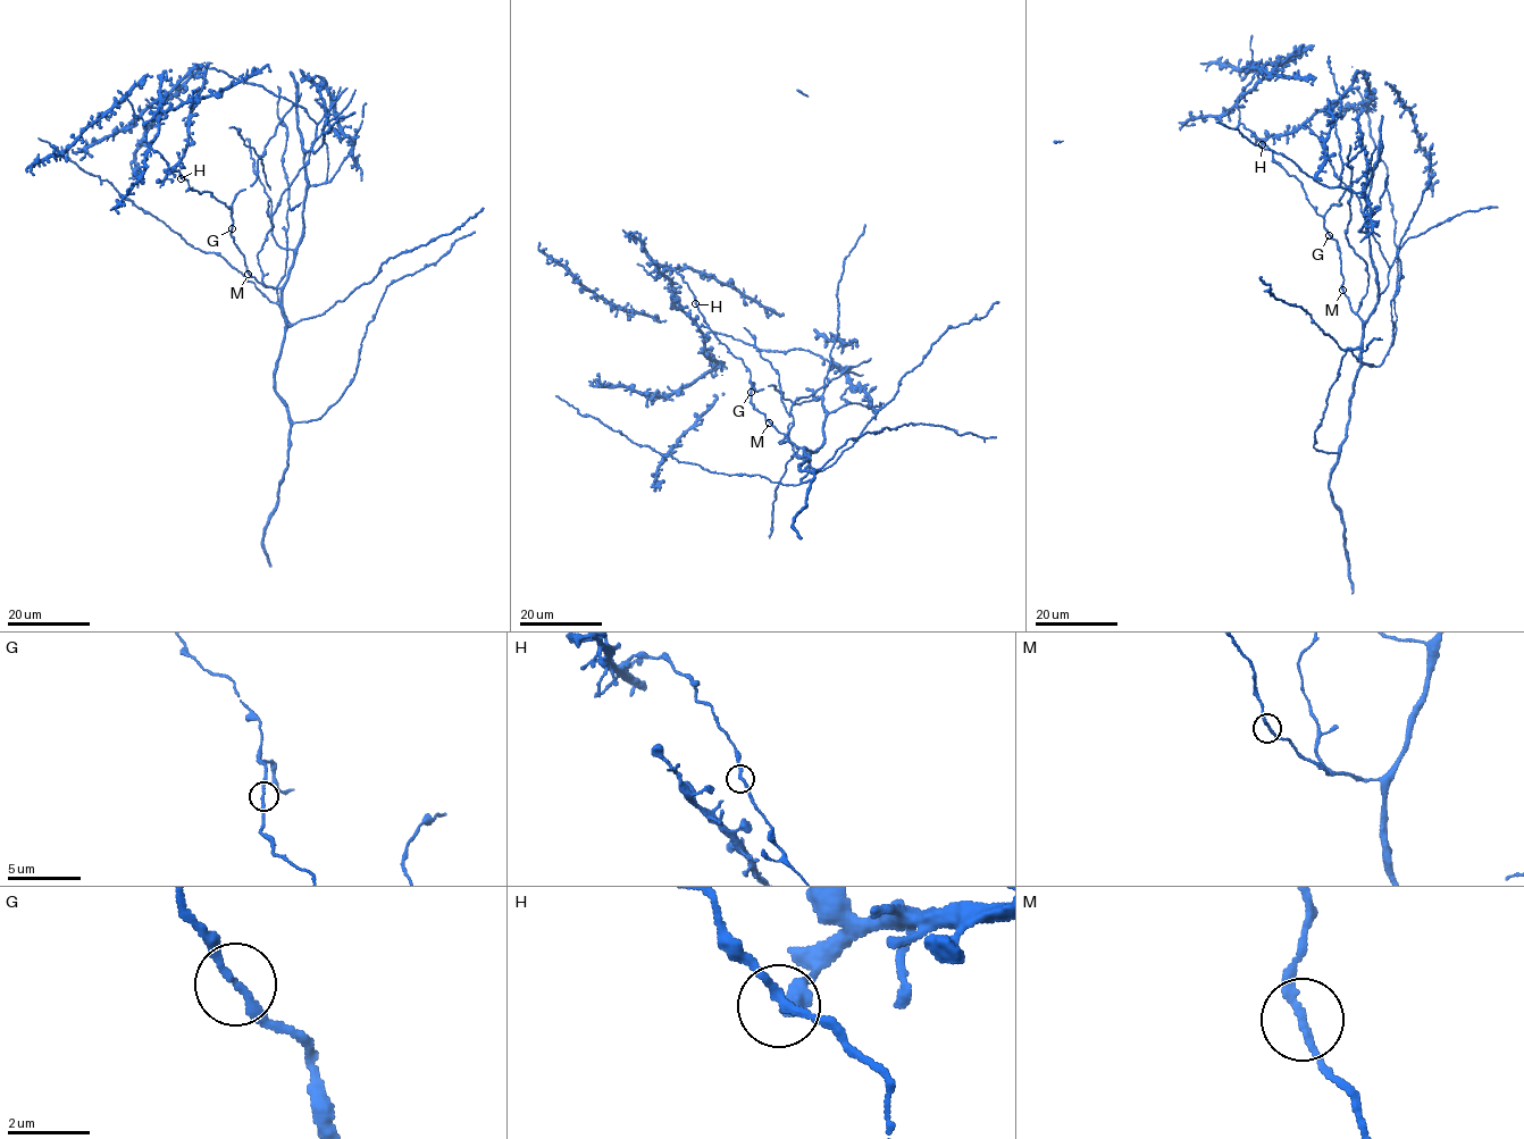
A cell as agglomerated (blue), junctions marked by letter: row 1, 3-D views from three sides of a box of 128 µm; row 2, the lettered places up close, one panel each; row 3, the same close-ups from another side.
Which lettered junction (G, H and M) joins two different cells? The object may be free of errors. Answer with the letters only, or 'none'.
none

